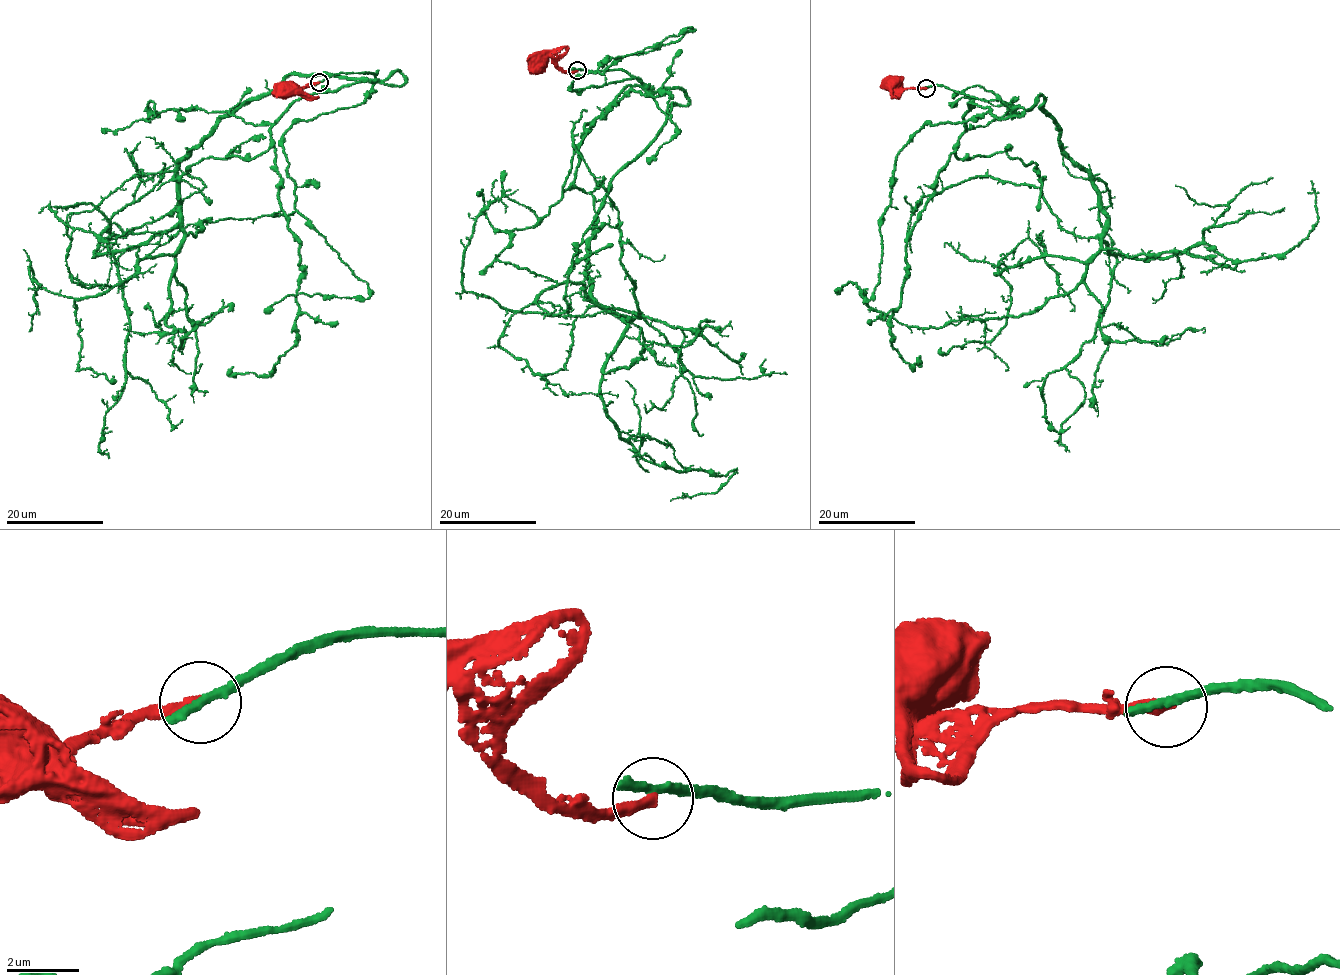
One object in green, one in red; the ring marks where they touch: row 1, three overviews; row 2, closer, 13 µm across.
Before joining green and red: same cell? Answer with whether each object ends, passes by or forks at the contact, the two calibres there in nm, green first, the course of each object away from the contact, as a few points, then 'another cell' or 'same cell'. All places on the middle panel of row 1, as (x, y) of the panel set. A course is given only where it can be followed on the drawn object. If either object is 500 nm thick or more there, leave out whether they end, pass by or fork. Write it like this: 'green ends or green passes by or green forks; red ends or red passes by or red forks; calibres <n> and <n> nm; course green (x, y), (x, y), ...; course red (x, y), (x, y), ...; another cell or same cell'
green passes by; red ends; calibres 240 and 280 nm; course green (576, 70), (623, 69), (666, 114), (586, 272), (630, 320), (600, 387), (621, 437), (735, 469), (670, 501); course red (576, 70), (564, 72), (549, 57), (536, 63); another cell

